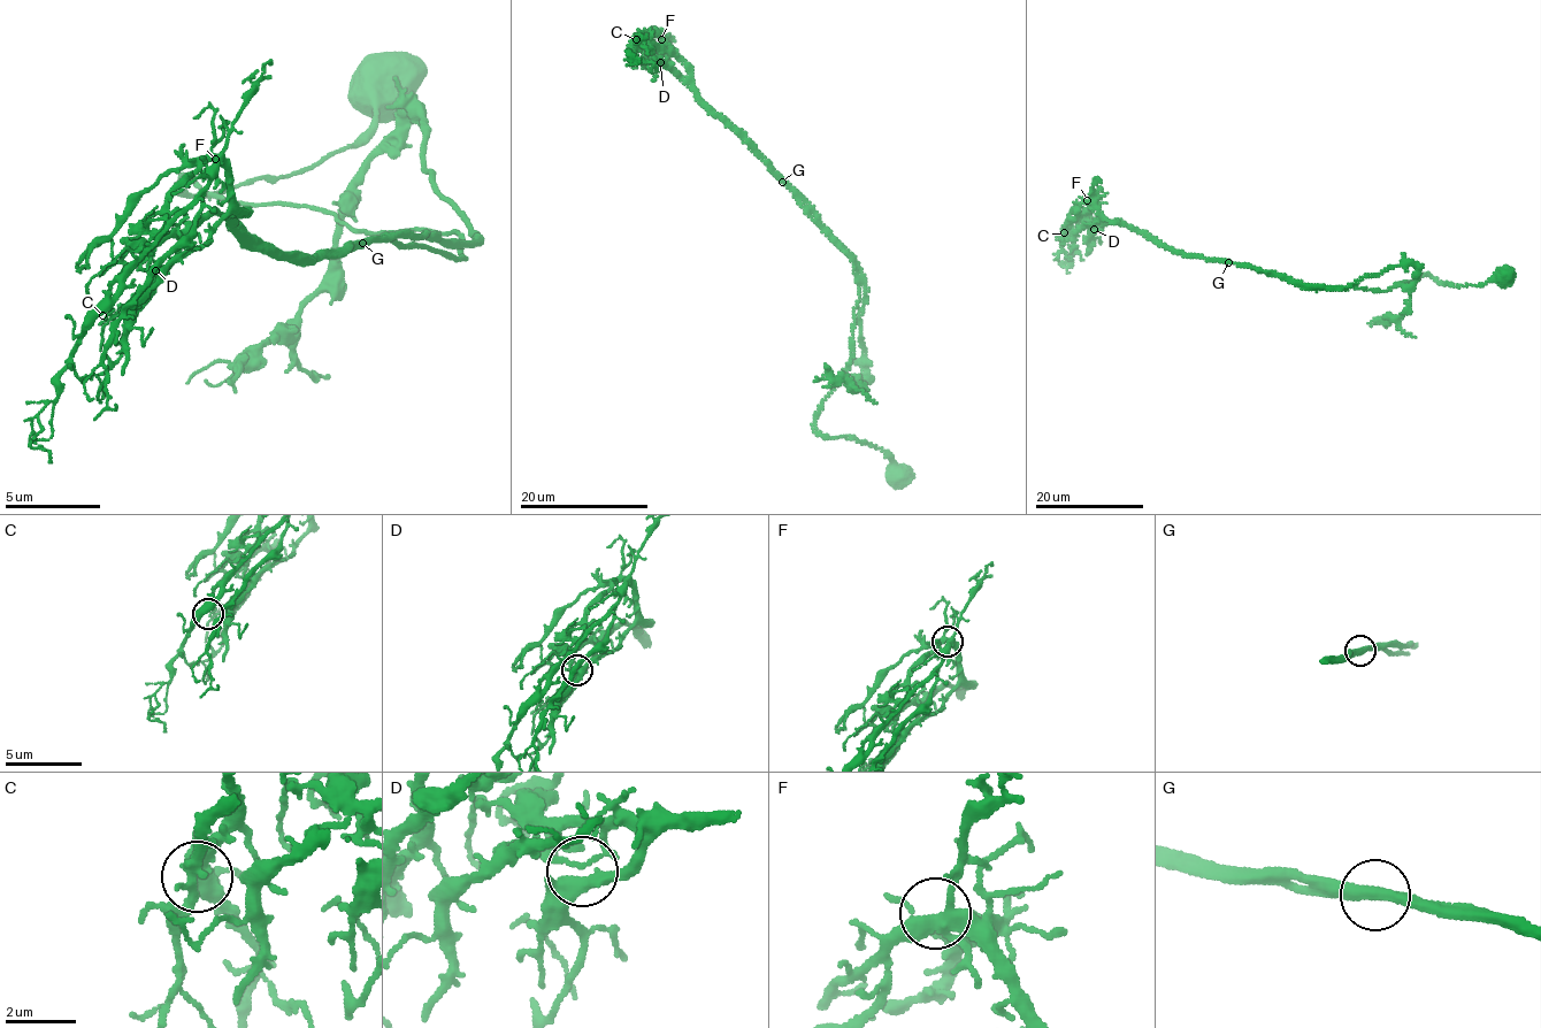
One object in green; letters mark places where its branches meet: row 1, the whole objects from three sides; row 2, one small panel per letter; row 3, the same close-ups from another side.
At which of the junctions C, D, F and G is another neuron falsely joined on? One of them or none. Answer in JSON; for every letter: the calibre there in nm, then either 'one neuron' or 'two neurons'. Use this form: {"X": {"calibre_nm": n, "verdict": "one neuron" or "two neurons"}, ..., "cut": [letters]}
{"C": {"calibre_nm": 400, "verdict": "one neuron"}, "D": {"calibre_nm": 110, "verdict": "one neuron"}, "F": {"calibre_nm": 360, "verdict": "one neuron"}, "G": {"calibre_nm": 420, "verdict": "one neuron"}, "cut": []}

